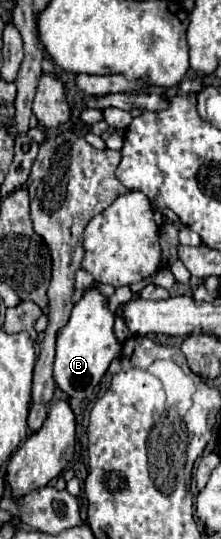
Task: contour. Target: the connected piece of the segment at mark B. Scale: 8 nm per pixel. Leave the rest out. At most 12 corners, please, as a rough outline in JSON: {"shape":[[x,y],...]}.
{"shape":[[88,287],[56,341],[54,379],[86,399],[122,343]]}

